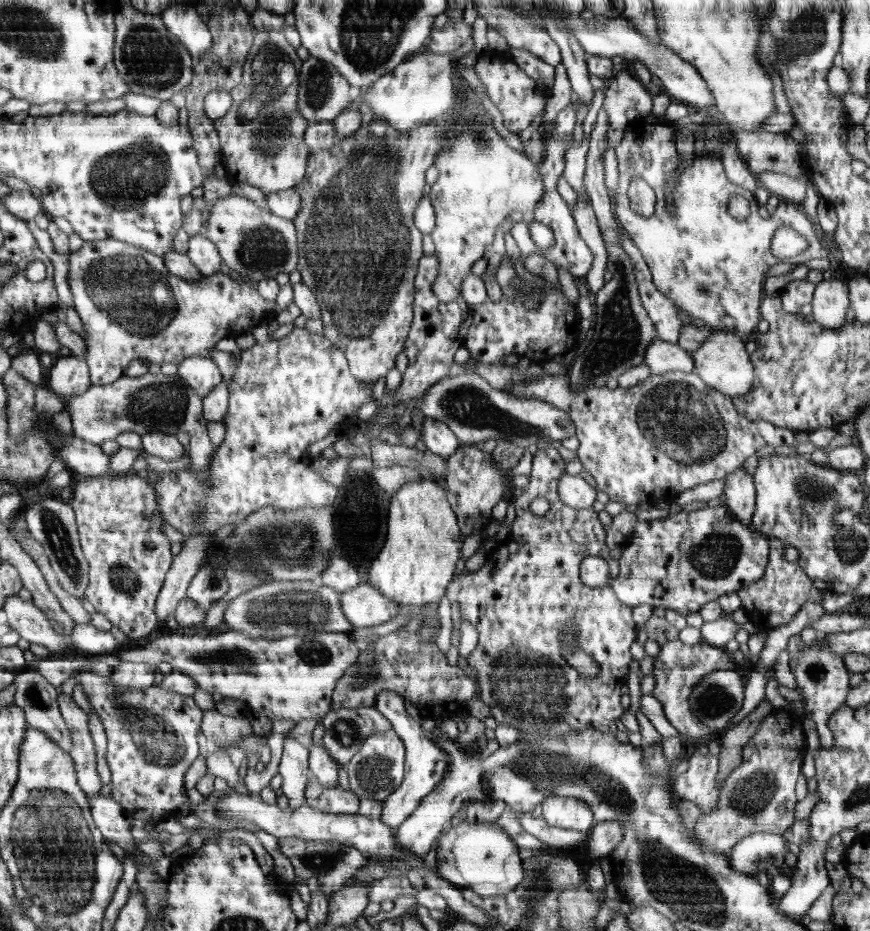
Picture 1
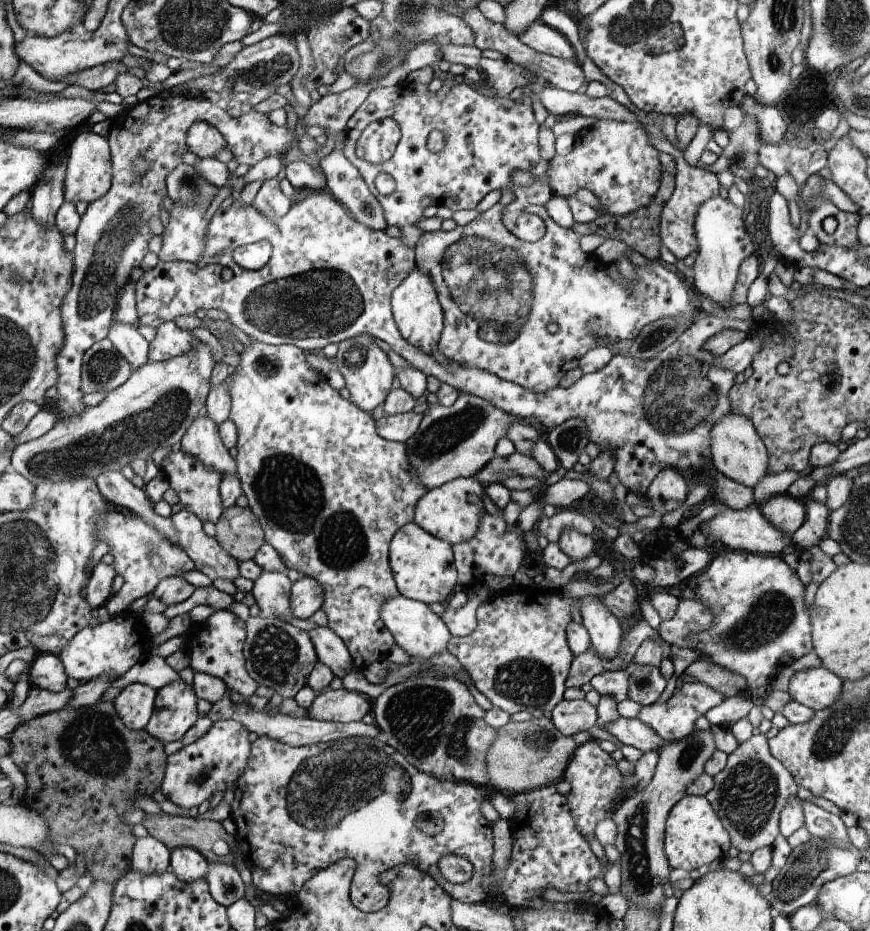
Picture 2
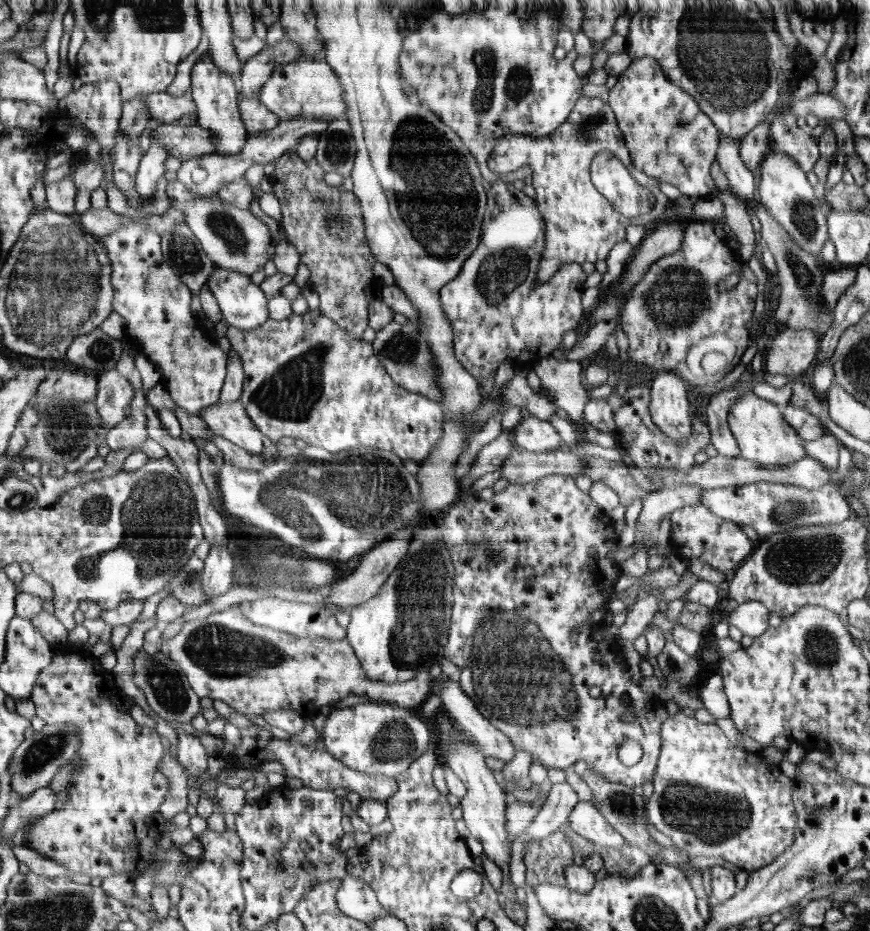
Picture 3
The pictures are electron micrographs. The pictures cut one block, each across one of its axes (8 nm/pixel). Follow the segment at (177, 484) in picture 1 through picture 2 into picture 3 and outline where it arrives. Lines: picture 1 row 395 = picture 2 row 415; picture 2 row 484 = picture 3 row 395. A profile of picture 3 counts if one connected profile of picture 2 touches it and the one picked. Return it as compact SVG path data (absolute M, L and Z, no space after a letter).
M309 309L301 315L292 313L281 321L269 318L252 330L230 325L226 336L243 366L244 384L239 399L248 417L270 440L278 443L282 436L301 438L332 454L358 448L384 450L420 465L443 436L445 414L441 404L420 393L404 391L384 368L371 342L353 337L319 309Z

